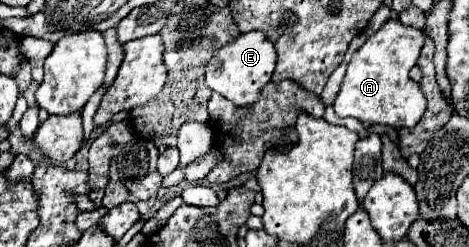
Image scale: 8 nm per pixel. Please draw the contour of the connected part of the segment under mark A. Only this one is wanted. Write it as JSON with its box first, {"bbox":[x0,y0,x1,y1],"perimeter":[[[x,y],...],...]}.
{"bbox":[334,20,426,130],"perimeter":[[[388,20],[352,56],[342,90],[334,102],[335,113],[341,118],[354,117],[362,122],[388,124],[396,130],[414,128],[426,112],[426,98],[408,72],[418,62],[424,38],[420,28],[404,26],[400,20]]]}

